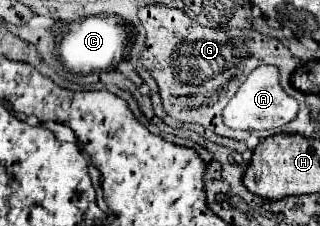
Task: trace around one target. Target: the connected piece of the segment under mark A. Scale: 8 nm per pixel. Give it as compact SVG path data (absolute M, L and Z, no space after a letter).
M261 65L257 67L251 77L239 87L235 97L229 101L229 105L223 109L223 121L233 129L273 129L283 127L291 123L299 113L299 103L295 97L287 95L279 81L279 69L273 65Z

